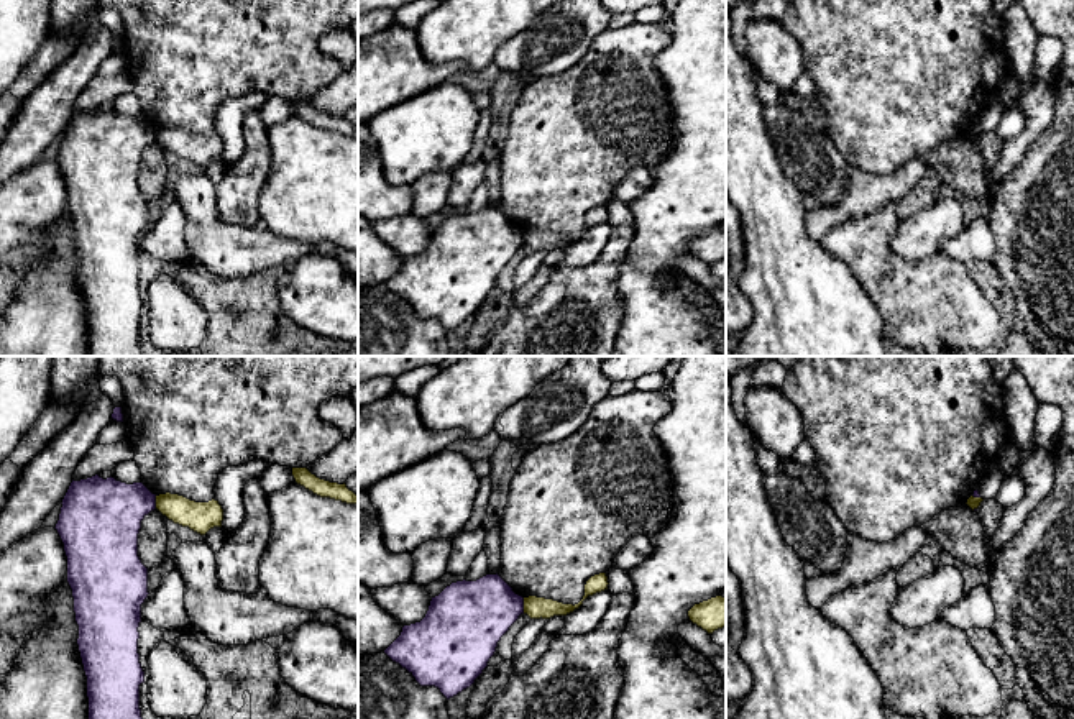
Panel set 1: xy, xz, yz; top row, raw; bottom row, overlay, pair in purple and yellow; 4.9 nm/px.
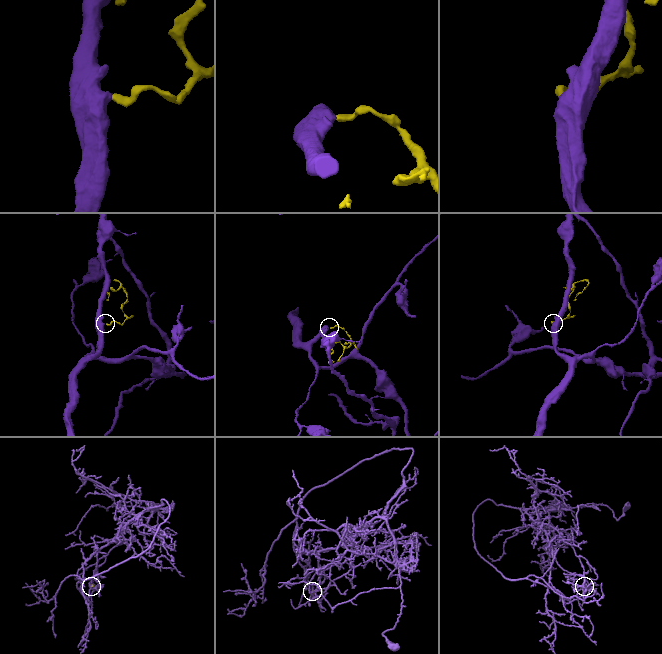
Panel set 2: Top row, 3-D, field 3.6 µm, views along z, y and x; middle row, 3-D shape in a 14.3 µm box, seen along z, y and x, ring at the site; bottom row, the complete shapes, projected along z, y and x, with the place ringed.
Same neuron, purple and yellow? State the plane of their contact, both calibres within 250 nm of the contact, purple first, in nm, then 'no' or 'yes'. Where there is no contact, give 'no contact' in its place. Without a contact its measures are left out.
contact in xz; calibres 340 and 110 nm; no

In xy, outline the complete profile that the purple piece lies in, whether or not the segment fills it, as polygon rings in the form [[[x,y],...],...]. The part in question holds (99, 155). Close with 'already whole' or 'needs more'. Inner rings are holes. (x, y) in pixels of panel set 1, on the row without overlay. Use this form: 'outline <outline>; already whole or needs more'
outline [[[99,107],[71,115],[56,156],[67,189],[79,284],[87,309],[89,356],[143,356],[138,271],[141,236],[148,230],[148,200],[138,189],[141,153],[156,141],[156,126],[143,115],[126,117]]]; already whole

